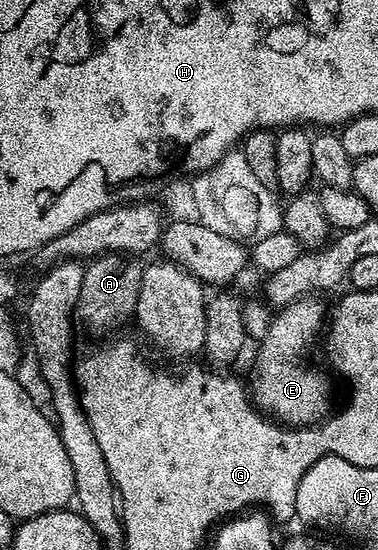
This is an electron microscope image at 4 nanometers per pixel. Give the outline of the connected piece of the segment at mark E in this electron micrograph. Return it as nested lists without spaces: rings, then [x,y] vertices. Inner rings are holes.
[[[306,297],[304,299],[296,299],[294,303],[291,305],[287,305],[286,307],[280,308],[274,314],[273,320],[271,321],[271,325],[267,329],[267,337],[263,337],[259,341],[259,346],[261,347],[257,351],[257,368],[253,371],[253,383],[251,382],[251,399],[255,404],[258,411],[269,416],[270,419],[282,424],[288,425],[290,428],[296,429],[299,427],[312,427],[313,424],[321,422],[322,419],[326,418],[330,414],[331,406],[329,407],[329,379],[324,375],[321,371],[316,371],[313,367],[308,367],[305,364],[305,350],[308,349],[309,346],[312,345],[313,342],[318,342],[319,336],[322,334],[323,328],[327,323],[327,307],[324,307],[323,304],[320,303],[320,298],[317,297]]]

